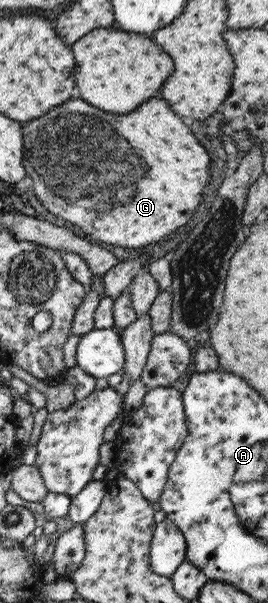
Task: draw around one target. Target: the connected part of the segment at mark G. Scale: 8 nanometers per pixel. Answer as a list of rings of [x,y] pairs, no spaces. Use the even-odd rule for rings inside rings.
[[[72,98],[62,102],[60,106],[48,110],[46,114],[38,116],[38,118],[28,119],[21,123],[22,130],[22,166],[24,167],[27,178],[31,181],[32,193],[38,198],[40,204],[46,210],[61,219],[68,220],[72,224],[76,224],[82,229],[84,234],[91,236],[98,244],[111,248],[111,246],[122,246],[122,248],[142,248],[158,242],[162,238],[167,237],[174,232],[179,226],[182,226],[190,219],[201,201],[202,188],[208,182],[209,158],[208,152],[198,143],[190,129],[182,124],[179,116],[176,116],[170,106],[164,100],[156,100],[156,98],[148,98],[148,102],[144,102],[142,106],[138,106],[136,110],[132,110],[130,114],[106,114],[102,110],[96,110],[94,106]],[[88,154],[98,154],[96,158],[88,156]]]

